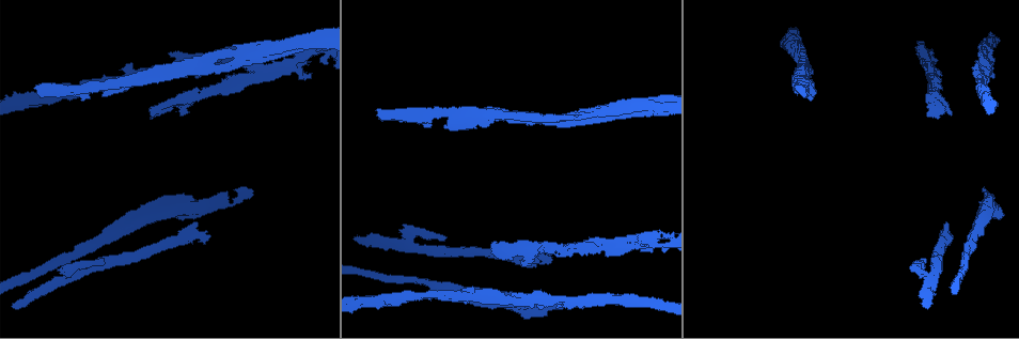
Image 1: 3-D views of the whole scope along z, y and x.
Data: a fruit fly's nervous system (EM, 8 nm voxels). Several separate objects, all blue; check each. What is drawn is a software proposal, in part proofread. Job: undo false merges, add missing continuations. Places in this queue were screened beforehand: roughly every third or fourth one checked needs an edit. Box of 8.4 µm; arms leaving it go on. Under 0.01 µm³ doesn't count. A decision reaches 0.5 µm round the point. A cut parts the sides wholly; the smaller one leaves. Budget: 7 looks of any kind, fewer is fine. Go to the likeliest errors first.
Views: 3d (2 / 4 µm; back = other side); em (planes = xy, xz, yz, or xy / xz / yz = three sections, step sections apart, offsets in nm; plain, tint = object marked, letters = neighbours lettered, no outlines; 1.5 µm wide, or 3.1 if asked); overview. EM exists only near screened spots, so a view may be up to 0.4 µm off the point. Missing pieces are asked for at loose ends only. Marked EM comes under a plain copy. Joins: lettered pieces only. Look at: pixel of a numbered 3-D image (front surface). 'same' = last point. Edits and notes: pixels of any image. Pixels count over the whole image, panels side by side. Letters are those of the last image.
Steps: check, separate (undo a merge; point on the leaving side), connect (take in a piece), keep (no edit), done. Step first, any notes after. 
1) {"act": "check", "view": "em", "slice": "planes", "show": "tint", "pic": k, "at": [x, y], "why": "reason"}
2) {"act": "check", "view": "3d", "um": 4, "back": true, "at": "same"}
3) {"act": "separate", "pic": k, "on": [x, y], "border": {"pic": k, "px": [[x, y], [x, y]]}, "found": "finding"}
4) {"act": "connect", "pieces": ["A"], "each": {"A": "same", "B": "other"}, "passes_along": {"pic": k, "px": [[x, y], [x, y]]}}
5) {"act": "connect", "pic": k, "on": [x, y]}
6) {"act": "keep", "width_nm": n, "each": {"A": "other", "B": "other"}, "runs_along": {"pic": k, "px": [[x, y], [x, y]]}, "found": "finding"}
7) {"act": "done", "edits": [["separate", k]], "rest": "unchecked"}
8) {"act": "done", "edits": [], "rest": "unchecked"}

{"act": "check", "view": "em", "slice": "xy", "step": 4, "show": "letters", "pic": 1, "at": [984, 190]}

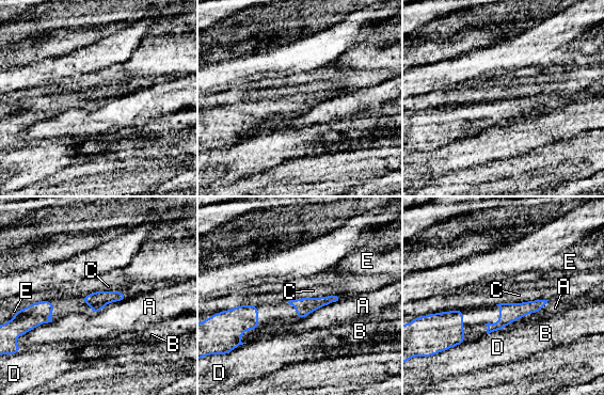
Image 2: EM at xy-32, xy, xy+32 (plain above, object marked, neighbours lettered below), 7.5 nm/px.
{"act": "connect", "pieces": ["C"], "longest_contact_nm": ["C", 400], "each": {"A": "other", "B": "other", "C": "same", "D": "other", "E": "other"}, "found": "it goes on there"}

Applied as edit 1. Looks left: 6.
{"act": "check", "view": "em", "slice": "planes", "show": "letters", "pic": 1, "at": [152, 118], "why": "branch stops here"}

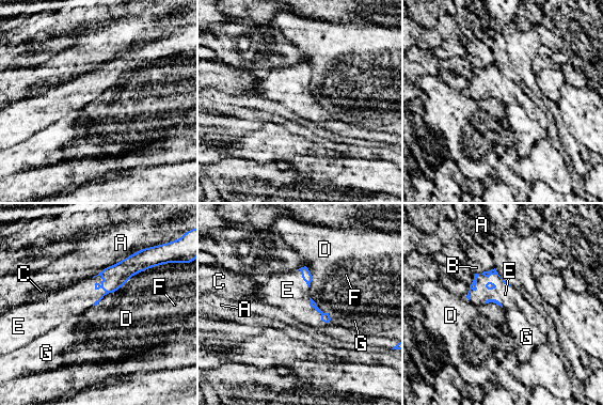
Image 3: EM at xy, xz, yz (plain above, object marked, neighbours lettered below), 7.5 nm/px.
{"act": "connect", "pieces": ["E"], "each": {"A": "other", "B": "other", "C": "other", "D": "other", "E": "same", "F": "other", "G": "other"}, "passes_along": {"pic": 3, "px": [[114, 277], [104, 289], [74, 300]]}, "found": "it goes on there"}

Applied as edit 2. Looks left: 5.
{"act": "check", "view": "3d", "um": 4, "back": true, "pic": 1, "at": [310, 74], "why": "free end"}

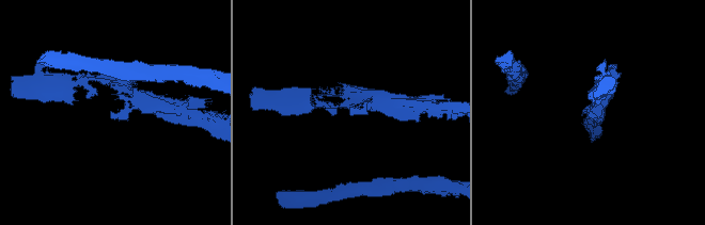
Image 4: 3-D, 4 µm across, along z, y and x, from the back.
{"act": "check", "view": "em", "slice": "planes", "show": "letters", "pic": 4, "at": [113, 116], "why": "shape alone is not enough"}

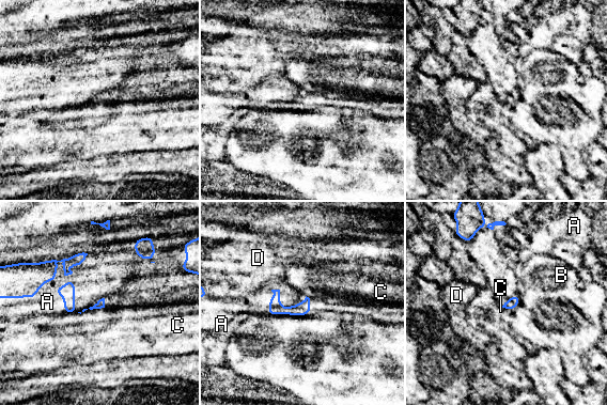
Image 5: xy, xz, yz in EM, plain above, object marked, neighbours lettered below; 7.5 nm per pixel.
{"act": "keep", "each": {"A": "other", "B": "other", "C": "other", "D": "other"}, "border": {"pic": 5, "px": [[104, 307], [91, 310]]}, "found": "no lettered piece goes on from it"}

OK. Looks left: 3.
{"act": "done", "edits": [["connect", 2], ["connect", 3]], "rest": "unchecked"}

